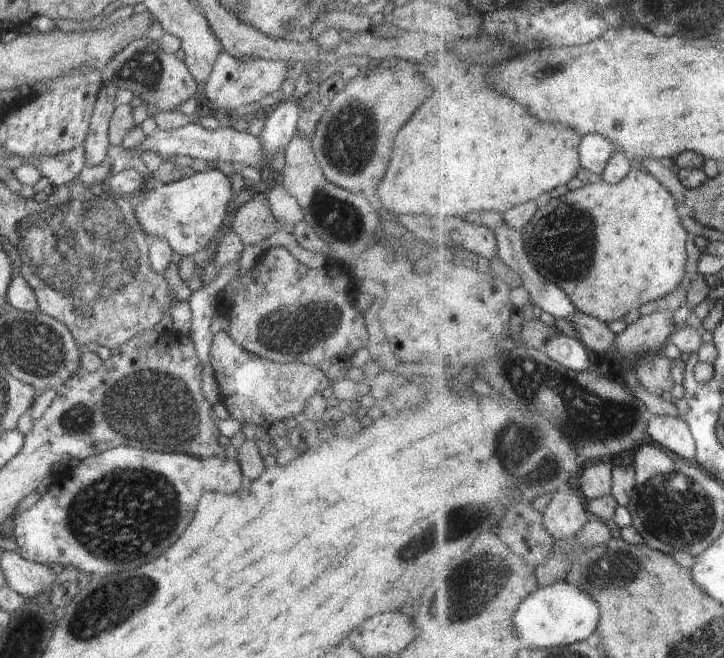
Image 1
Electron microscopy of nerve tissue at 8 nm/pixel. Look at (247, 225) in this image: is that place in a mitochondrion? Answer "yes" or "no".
no

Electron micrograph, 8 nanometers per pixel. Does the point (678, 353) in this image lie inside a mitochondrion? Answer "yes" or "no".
no

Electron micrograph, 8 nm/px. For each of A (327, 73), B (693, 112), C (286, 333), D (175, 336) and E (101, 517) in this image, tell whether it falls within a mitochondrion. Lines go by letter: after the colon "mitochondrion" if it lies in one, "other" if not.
A: other
B: other
C: mitochondrion
D: other
E: mitochondrion

